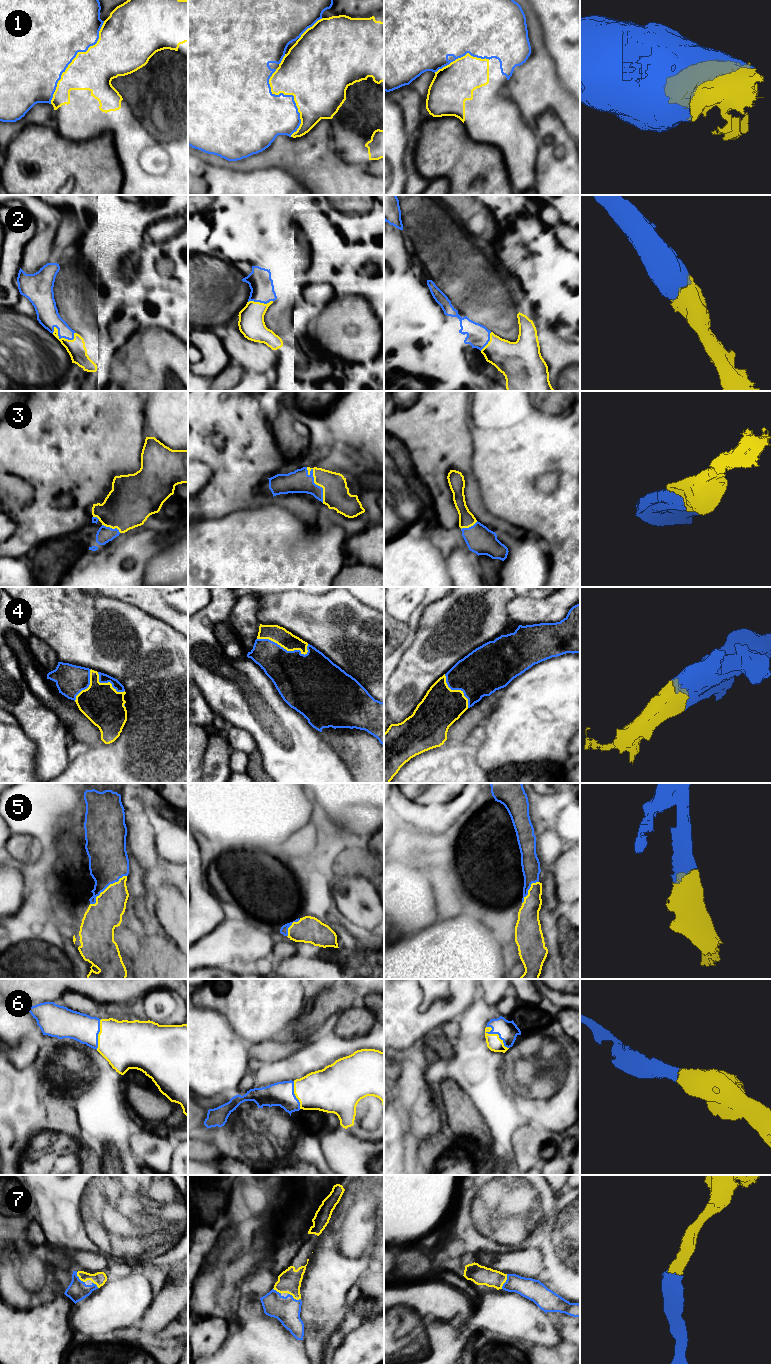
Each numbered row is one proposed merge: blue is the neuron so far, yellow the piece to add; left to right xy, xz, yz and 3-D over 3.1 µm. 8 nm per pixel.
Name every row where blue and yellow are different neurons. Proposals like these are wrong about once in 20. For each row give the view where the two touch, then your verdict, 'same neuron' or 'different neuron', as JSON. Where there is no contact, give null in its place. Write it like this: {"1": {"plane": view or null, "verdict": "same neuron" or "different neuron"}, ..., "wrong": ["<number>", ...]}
{"1": {"plane": "xy", "verdict": "same neuron"}, "2": {"plane": "xy", "verdict": "same neuron"}, "3": {"plane": "xz", "verdict": "same neuron"}, "4": {"plane": "xz", "verdict": "same neuron"}, "5": {"plane": "xy", "verdict": "same neuron"}, "6": {"plane": "yz", "verdict": "same neuron"}, "7": {"plane": "yz", "verdict": "same neuron"}, "wrong": []}

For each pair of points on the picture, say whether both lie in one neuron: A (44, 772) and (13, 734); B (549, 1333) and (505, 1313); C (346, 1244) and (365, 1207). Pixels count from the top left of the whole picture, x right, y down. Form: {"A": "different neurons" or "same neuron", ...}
{"A": "different neurons", "B": "same neuron", "C": "same neuron"}

